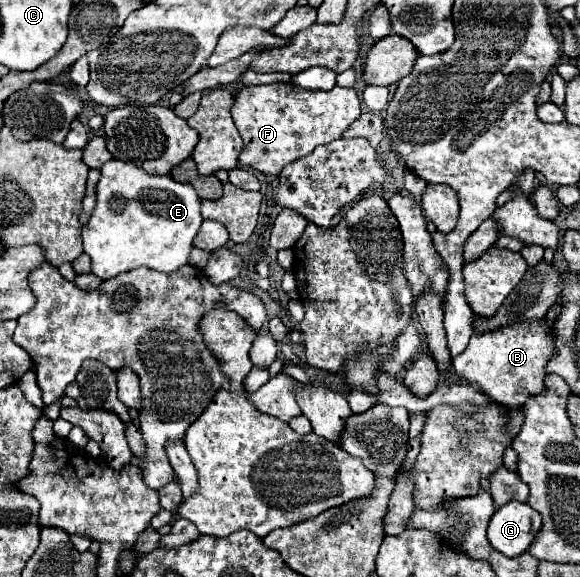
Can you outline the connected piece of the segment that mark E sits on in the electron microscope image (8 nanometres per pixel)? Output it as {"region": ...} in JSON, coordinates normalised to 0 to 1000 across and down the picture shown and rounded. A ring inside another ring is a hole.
{"region":[[[210,277],[183,281],[172,298],[169,350],[152,392],[141,395],[145,437],[159,447],[159,471],[186,485],[238,461],[286,471],[324,458],[331,419],[348,388],[345,343],[334,326],[293,305],[252,302]]]}

